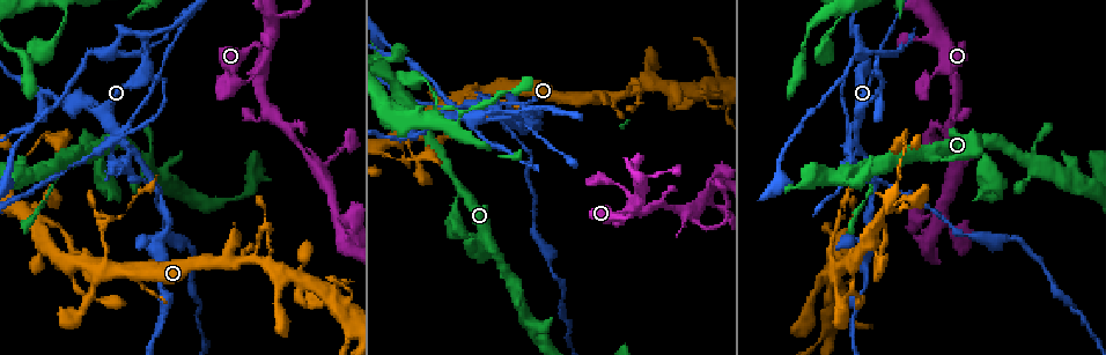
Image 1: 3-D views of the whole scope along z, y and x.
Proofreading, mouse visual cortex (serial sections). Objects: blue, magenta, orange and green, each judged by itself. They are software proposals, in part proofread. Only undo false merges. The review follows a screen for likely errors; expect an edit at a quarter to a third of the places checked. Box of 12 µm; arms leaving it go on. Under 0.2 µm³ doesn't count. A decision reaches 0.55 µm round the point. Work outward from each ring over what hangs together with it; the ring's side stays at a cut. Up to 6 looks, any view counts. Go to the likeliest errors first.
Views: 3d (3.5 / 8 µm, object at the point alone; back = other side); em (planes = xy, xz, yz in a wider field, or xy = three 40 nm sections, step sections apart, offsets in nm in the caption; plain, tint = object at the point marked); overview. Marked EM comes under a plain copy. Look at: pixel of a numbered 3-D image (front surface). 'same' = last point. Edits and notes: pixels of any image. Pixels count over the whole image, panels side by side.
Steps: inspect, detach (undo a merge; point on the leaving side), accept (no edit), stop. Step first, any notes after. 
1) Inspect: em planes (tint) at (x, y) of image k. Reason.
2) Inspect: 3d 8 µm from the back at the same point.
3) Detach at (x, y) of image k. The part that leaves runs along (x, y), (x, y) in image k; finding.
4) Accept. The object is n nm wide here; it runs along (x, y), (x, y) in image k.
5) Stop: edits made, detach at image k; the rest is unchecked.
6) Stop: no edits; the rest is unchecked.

Inspect: 3d 3.5 µm at (129, 149) of image 1.

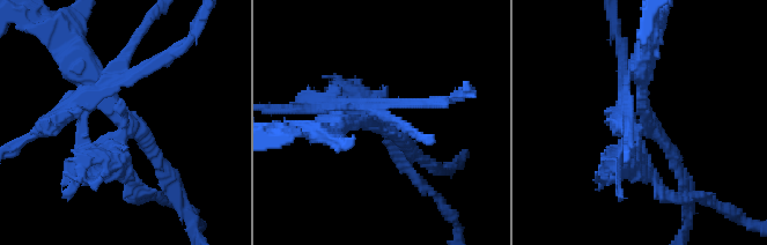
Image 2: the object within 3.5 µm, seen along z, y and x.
Inspect: em planes (tint) at (380, 123) of image 2.

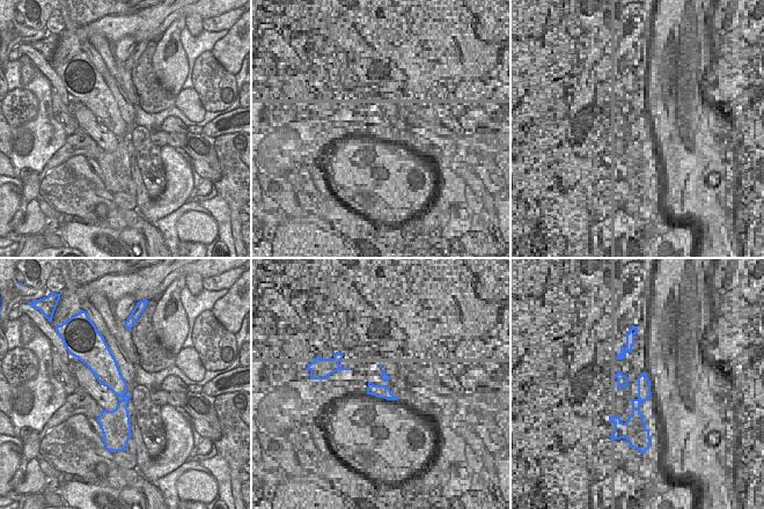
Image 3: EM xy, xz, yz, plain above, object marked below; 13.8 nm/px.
Detach at (116, 172) of image 2. The part that leaves runs along (123, 127), (119, 162), (154, 198) in image 2; two cells meet here.

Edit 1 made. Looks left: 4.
Inspect: 3d 8 µm at (515, 115) of image 1. Branch point.

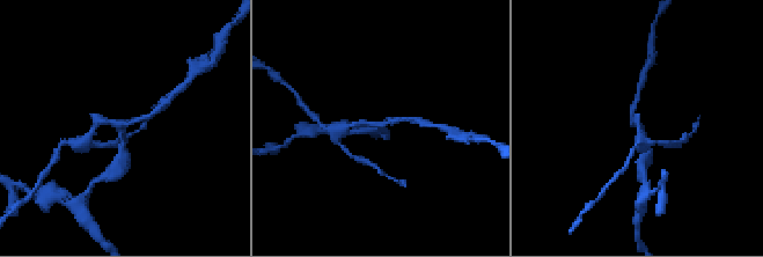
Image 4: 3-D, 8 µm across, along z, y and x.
Inspect: em xy step 2 (tint) at (381, 127) of image 4. 3 arms meet here; the arms are 150, 150, 200 nm wide.

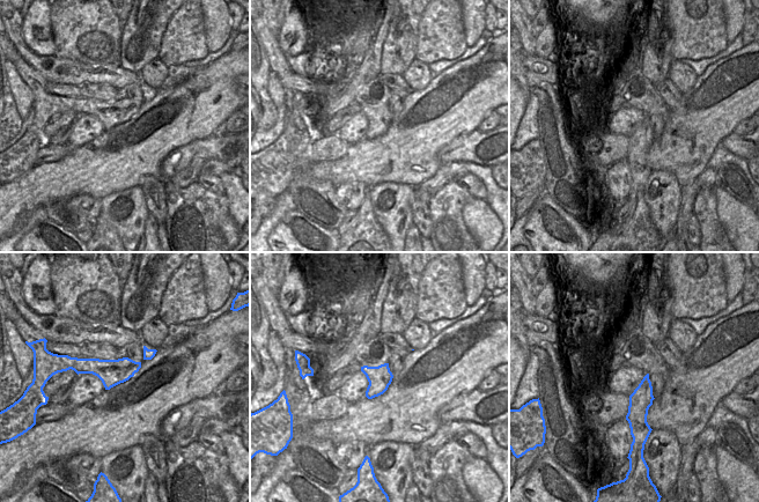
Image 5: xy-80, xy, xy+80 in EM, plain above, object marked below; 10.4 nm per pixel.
Accept. It runs along (123, 156), (122, 125), (100, 120), (93, 129) in image 4; continuous, no second cell.

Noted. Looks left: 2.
Inspect: em xy step 3 (tint) at (876, 94) of image 1. Abrupt turn.

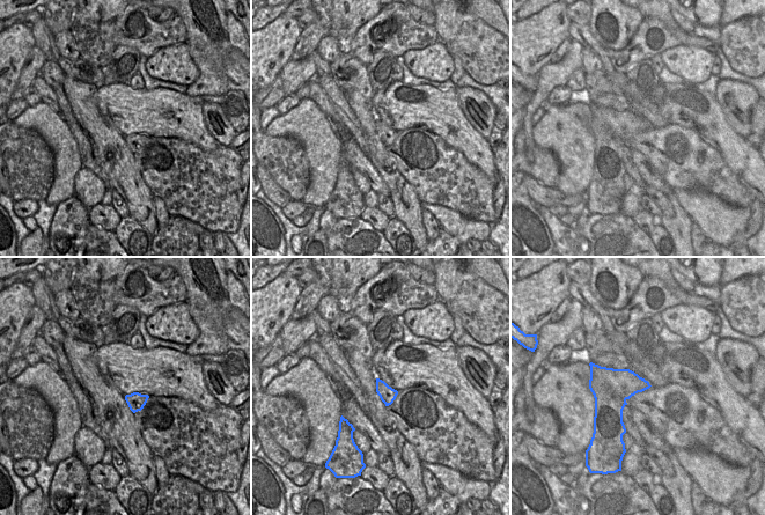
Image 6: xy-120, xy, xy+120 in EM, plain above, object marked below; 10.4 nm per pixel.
Inspect: 3d 3.5 µm at the same point.

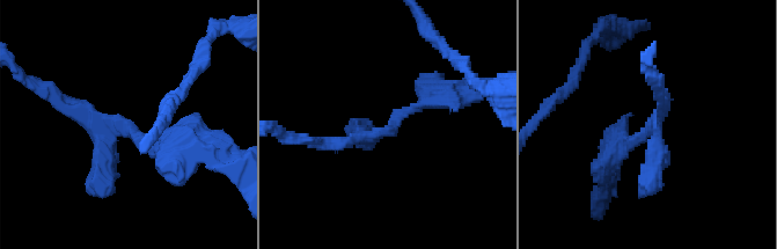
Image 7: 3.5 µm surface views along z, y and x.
Accept. It runs along (181, 134), (141, 141), (105, 121), (99, 181) in image 7; continuous, no second cell.

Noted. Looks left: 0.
Stop: edits made, detach at image 2; the rest is unchecked.

